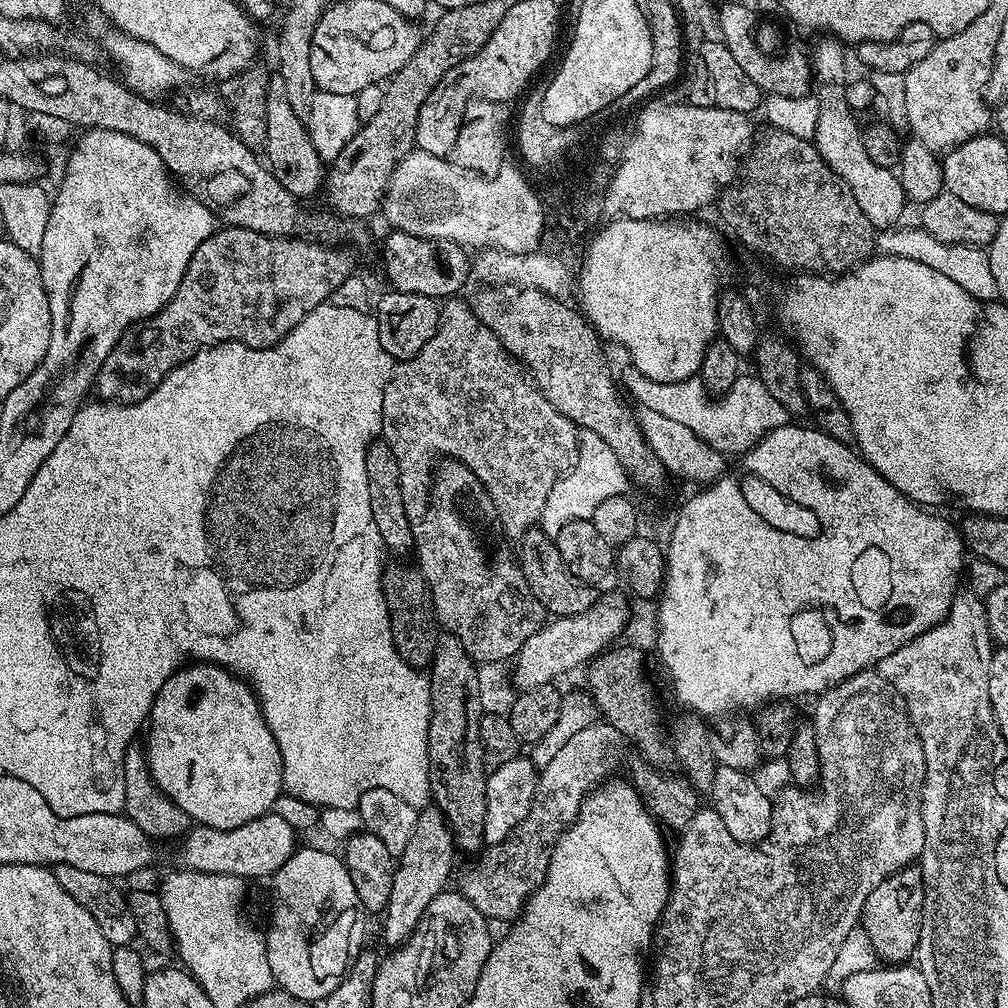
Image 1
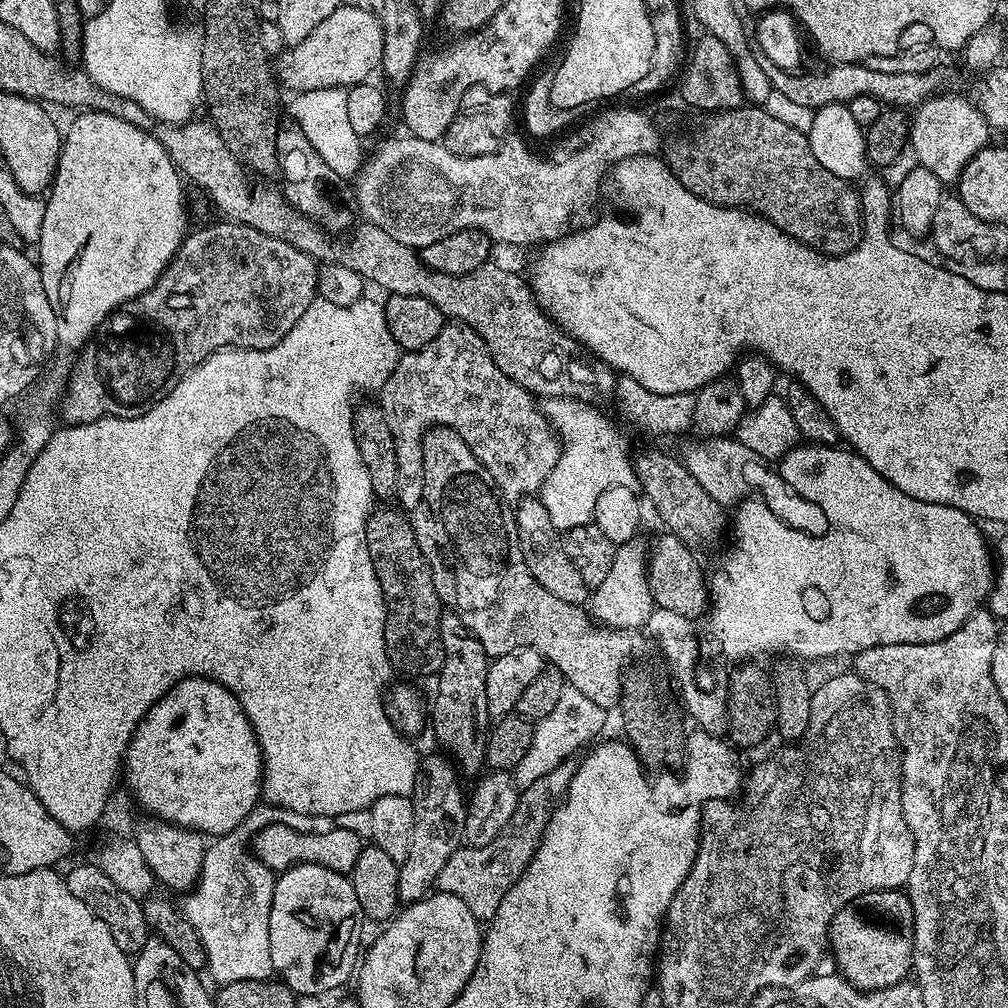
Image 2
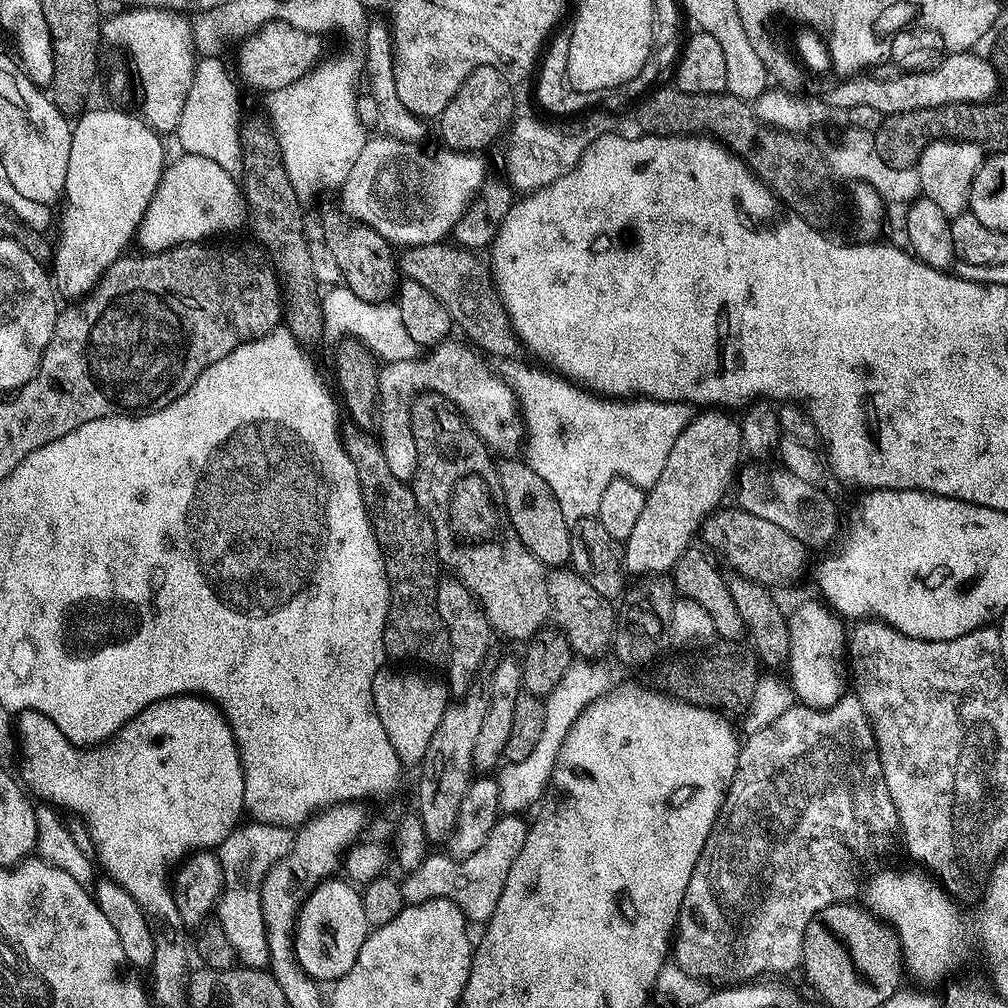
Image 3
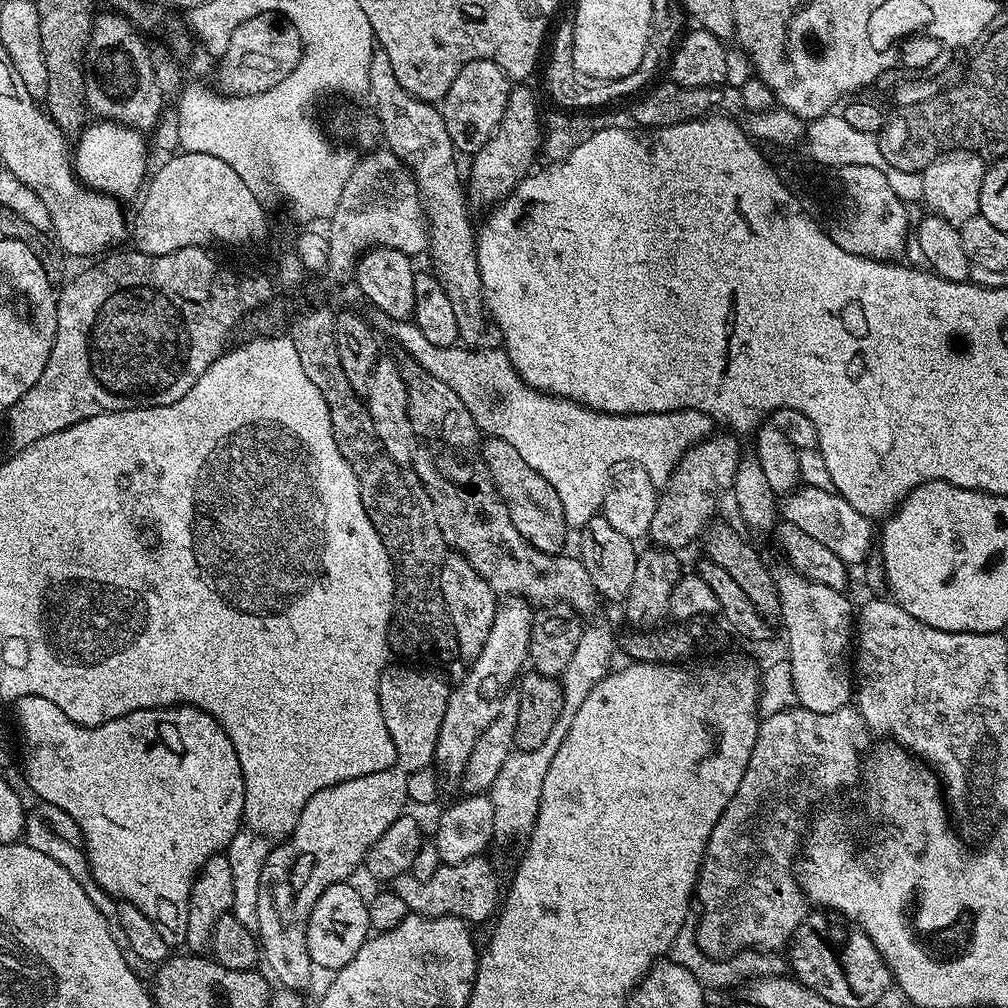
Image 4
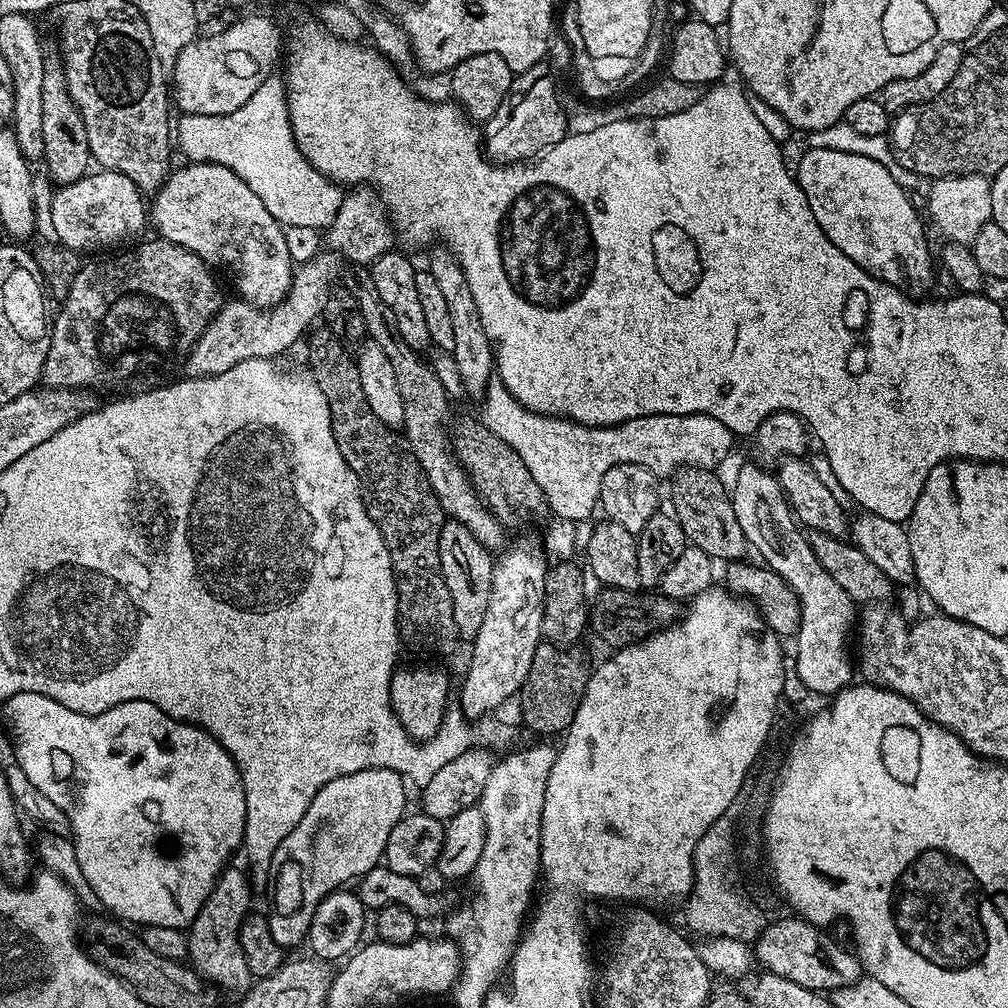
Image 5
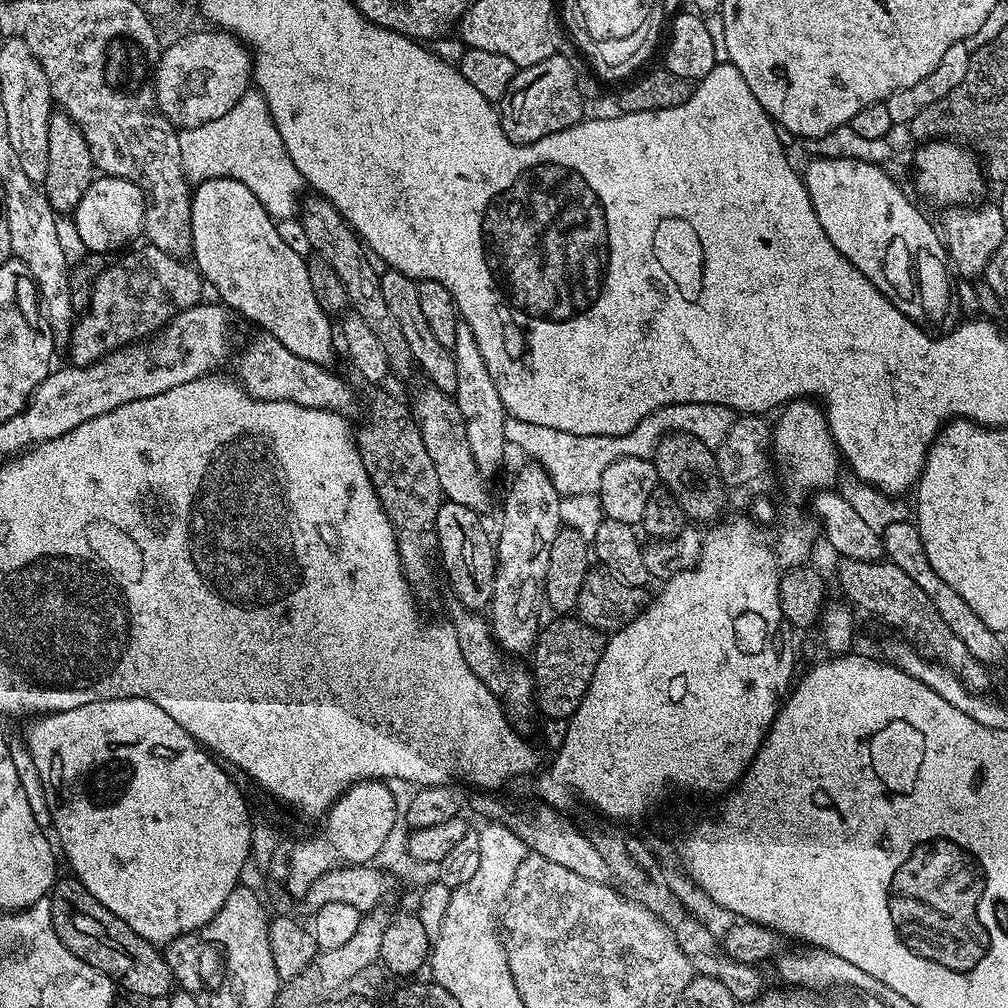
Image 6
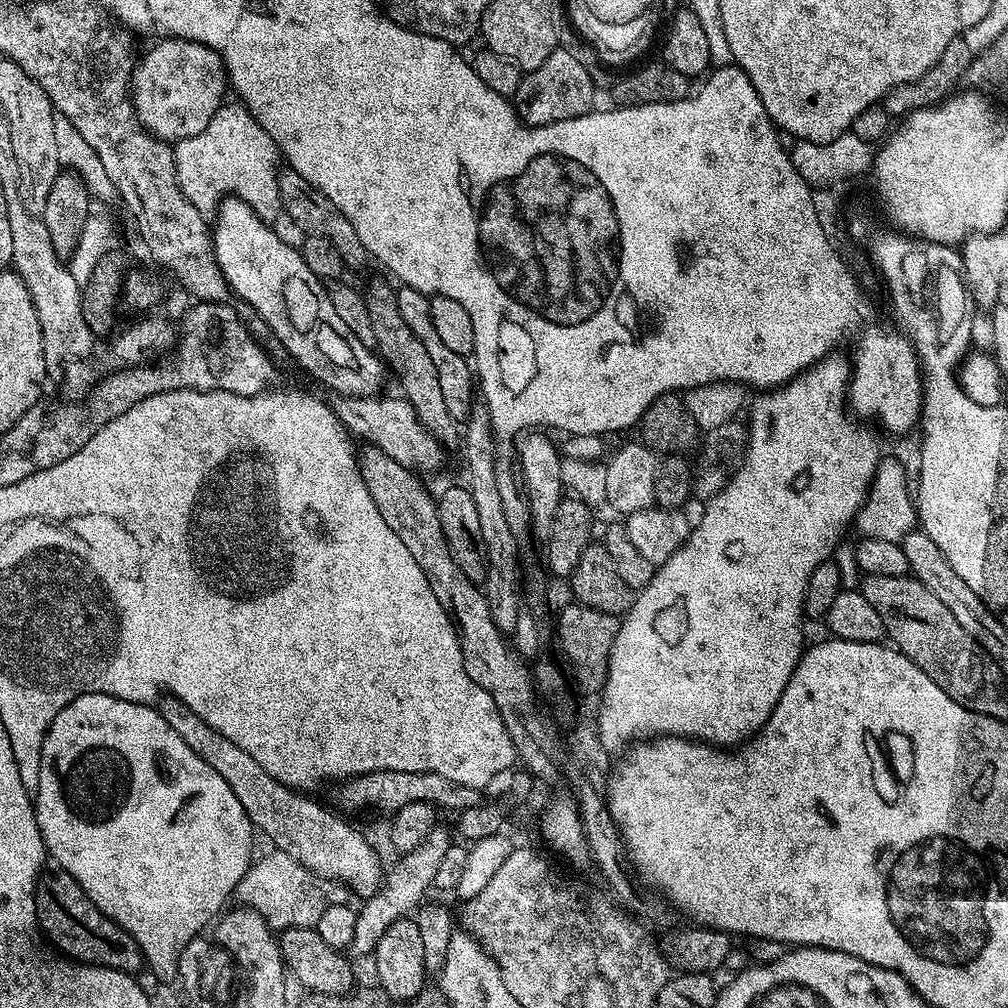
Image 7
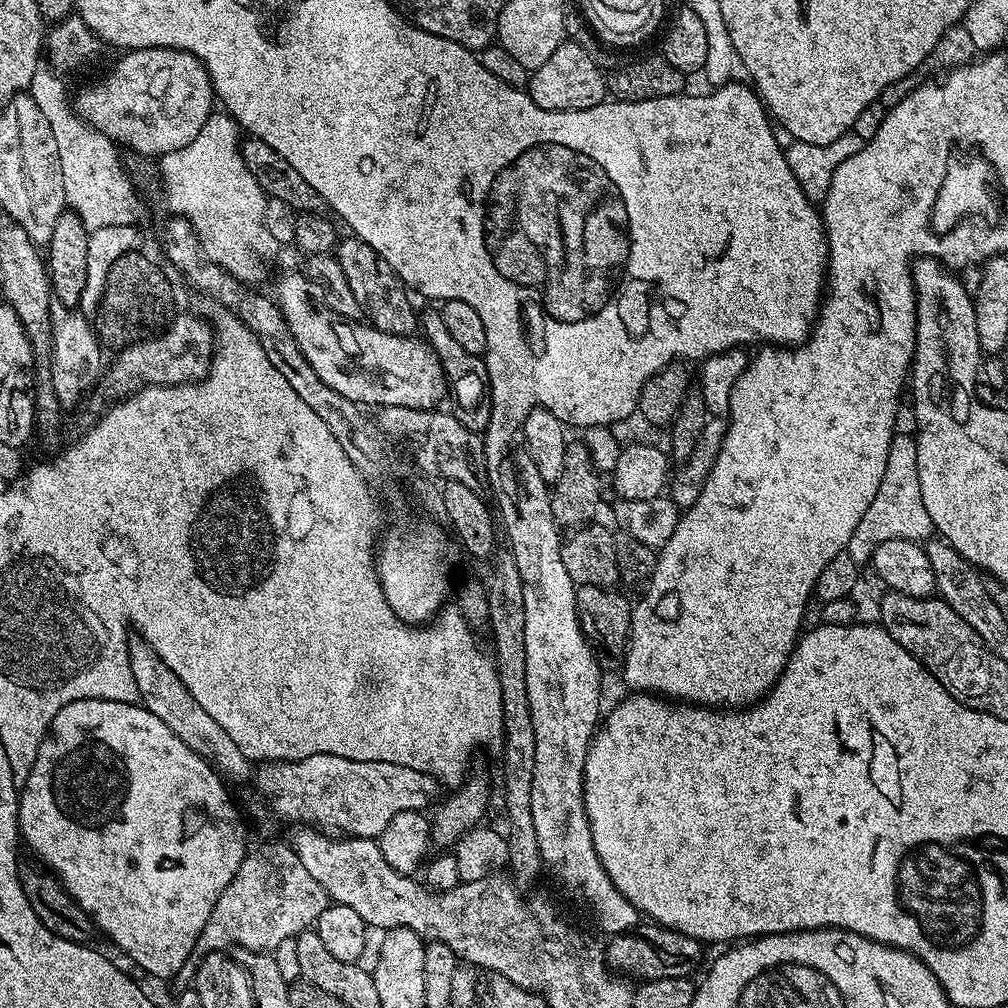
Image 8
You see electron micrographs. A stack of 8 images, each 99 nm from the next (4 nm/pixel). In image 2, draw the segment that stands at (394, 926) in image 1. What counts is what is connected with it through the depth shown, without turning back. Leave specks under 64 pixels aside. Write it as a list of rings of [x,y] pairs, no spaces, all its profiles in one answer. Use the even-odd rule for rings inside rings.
[[[447,755],[424,756],[420,761],[420,775],[411,794],[414,806],[414,834],[410,834],[410,854],[400,862],[398,894],[401,905],[407,906],[416,900],[423,900],[433,891],[442,866],[464,844],[466,826],[466,792],[460,789],[461,773]]]

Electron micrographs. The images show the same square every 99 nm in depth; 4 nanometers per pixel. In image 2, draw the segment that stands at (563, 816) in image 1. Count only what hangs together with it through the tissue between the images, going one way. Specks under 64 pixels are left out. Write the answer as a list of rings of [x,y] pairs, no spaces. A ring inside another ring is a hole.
[[[571,763],[559,764],[546,778],[538,778],[529,788],[520,792],[520,801],[506,826],[486,846],[461,846],[457,852],[450,854],[446,866],[442,866],[442,874],[438,874],[434,888],[437,892],[454,894],[454,898],[462,898],[466,906],[470,906],[470,914],[481,922],[487,922],[498,910],[502,898],[510,886],[526,870],[526,866],[534,858],[540,845],[542,834],[554,814],[557,804],[568,793],[574,771]]]

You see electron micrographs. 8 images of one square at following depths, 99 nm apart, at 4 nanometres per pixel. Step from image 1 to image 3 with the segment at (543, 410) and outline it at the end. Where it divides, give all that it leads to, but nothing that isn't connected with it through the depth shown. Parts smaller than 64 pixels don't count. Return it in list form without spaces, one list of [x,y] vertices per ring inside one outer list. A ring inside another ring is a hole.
[[[449,338],[417,359],[394,360],[381,367],[378,441],[394,478],[408,482],[416,474],[416,447],[410,414],[412,404],[421,394],[435,394],[451,404],[463,416],[472,433],[497,457],[512,458],[519,448],[521,451],[526,440],[526,425],[512,387],[499,371],[492,372],[487,364],[489,361],[475,347],[464,344]]]

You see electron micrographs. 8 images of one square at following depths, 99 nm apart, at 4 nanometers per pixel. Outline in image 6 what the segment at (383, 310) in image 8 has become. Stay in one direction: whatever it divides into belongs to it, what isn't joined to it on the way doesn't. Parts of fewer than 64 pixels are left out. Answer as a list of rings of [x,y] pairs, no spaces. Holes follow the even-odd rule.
[[[424,386],[417,398],[416,404],[411,405],[412,417],[416,420],[418,430],[422,434],[422,442],[426,442],[426,454],[430,454],[430,462],[434,462],[434,470],[438,470],[438,482],[442,486],[445,497],[462,506],[470,506],[470,510],[481,514],[492,504],[492,492],[488,489],[485,473],[478,470],[474,462],[474,454],[470,454],[470,446],[466,442],[466,430],[462,422],[462,410],[458,410],[455,399],[449,393],[431,386]]]

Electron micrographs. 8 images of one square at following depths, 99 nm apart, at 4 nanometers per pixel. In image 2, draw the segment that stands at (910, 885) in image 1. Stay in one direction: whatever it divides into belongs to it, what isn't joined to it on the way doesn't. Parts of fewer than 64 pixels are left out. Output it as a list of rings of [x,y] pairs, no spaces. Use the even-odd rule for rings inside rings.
[[[907,891],[867,892],[838,910],[828,928],[828,948],[840,975],[864,992],[907,981],[913,971],[914,950],[914,910]]]

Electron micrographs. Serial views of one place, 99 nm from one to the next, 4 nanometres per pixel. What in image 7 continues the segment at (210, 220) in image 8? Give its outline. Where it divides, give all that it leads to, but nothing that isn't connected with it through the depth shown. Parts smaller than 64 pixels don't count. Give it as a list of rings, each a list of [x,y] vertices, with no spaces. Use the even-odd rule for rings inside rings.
[[[225,102],[210,118],[210,126],[194,138],[175,141],[176,177],[182,194],[197,210],[205,214],[215,213],[221,200],[231,194],[246,201],[269,222],[282,215],[278,194],[278,153],[276,143],[258,126],[250,110],[239,102]],[[277,160],[277,164],[276,164]]]

